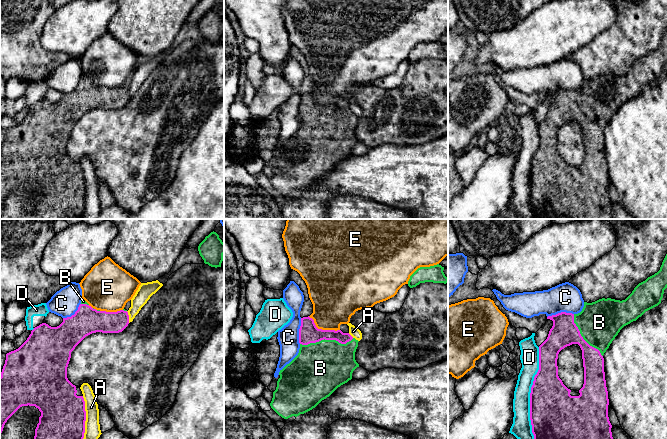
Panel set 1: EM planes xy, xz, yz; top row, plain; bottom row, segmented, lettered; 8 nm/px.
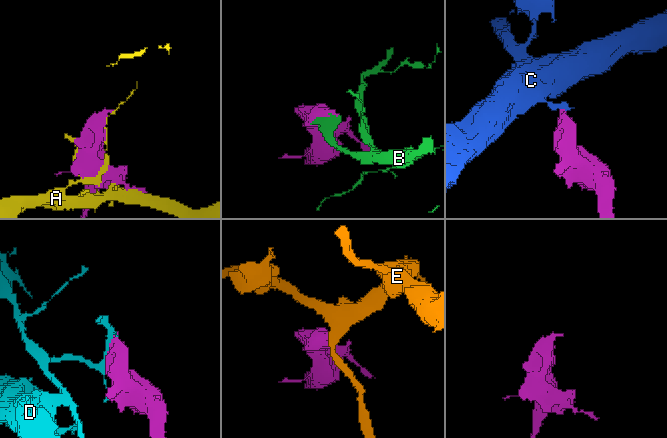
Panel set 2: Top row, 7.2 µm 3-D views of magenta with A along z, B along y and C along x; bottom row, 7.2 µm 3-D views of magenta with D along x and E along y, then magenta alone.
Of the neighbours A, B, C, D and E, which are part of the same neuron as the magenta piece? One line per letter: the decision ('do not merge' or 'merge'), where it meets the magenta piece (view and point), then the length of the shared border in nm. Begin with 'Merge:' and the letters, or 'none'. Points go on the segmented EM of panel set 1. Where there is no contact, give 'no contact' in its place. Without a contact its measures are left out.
Merge: B
A: do not merge; contact xy (85, 417); length 340 nm
B: merge; contact xz (326, 339); length 440 nm
C: do not merge; contact yz (561, 312); length 220 nm
D: do not merge; contact yz (530, 393); length 750 nm
E: do not merge; contact xz (321, 329); length 280 nm

